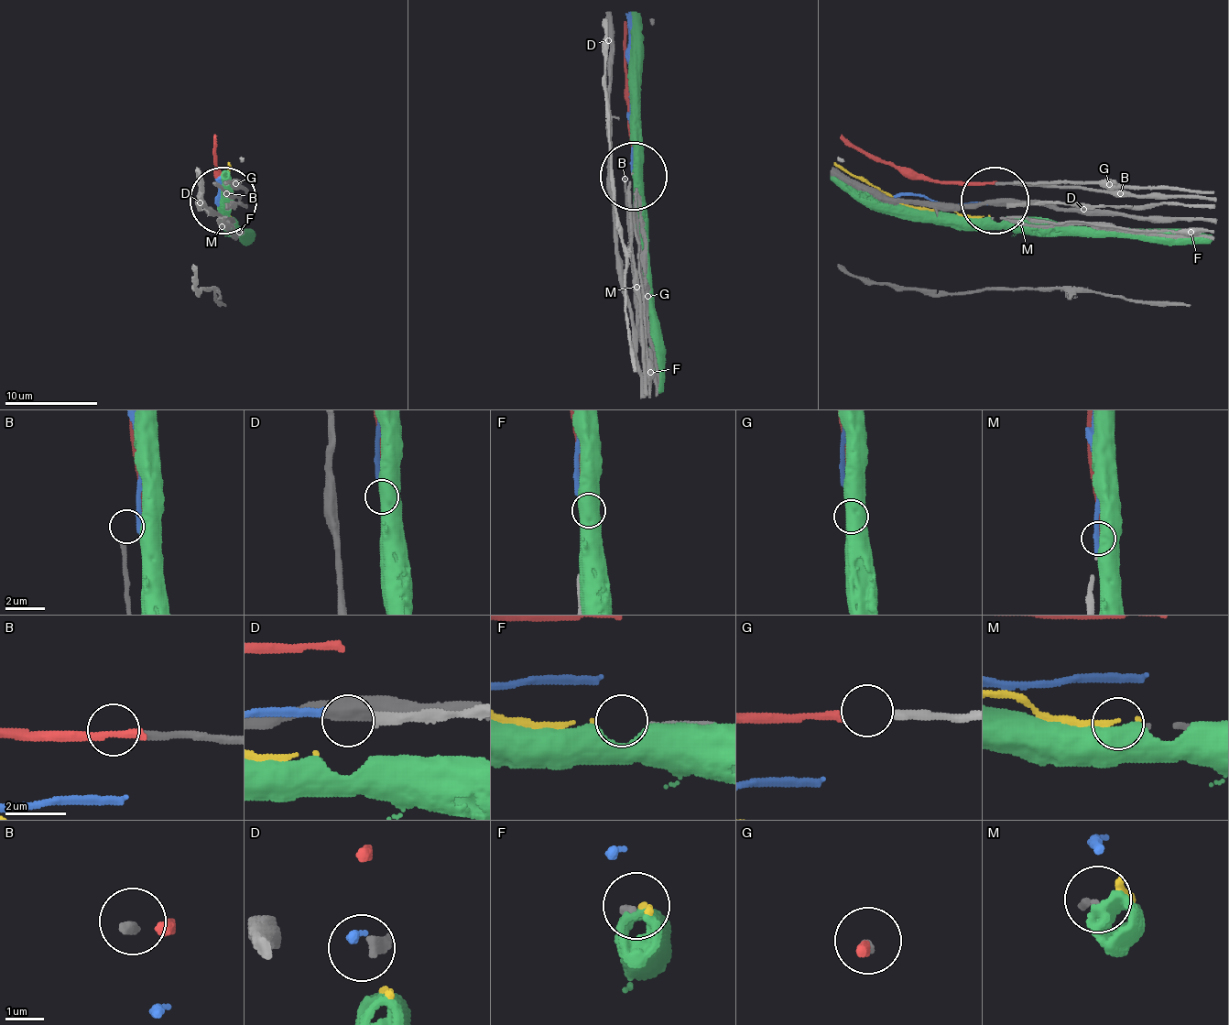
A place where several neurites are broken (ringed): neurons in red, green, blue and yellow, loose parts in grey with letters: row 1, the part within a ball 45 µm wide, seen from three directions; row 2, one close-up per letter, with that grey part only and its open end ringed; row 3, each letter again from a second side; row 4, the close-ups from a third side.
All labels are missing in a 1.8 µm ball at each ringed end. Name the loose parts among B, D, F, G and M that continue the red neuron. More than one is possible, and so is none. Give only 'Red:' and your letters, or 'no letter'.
Red: G

